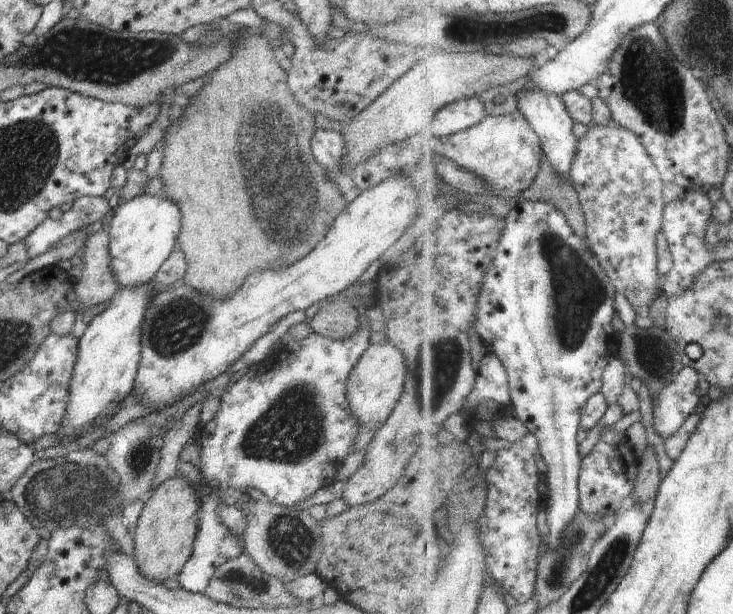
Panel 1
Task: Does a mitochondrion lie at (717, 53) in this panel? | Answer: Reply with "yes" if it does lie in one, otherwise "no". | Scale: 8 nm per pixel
yes

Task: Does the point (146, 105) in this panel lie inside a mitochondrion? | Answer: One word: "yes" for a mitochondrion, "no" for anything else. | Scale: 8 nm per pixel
no

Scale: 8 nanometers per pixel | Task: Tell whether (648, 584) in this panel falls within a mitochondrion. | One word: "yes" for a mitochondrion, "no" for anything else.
no

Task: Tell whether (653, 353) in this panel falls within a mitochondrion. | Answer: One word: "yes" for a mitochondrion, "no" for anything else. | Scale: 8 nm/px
yes

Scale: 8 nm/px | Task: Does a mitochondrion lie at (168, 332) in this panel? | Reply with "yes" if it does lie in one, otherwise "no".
yes

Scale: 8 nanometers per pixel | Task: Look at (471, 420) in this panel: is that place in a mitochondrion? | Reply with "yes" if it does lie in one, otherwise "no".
no

